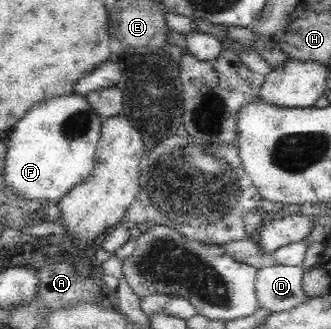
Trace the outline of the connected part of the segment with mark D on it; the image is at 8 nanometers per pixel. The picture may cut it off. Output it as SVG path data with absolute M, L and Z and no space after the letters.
M268 266L257 269L256 299L266 313L280 313L300 307L309 298L302 288L301 266Z

